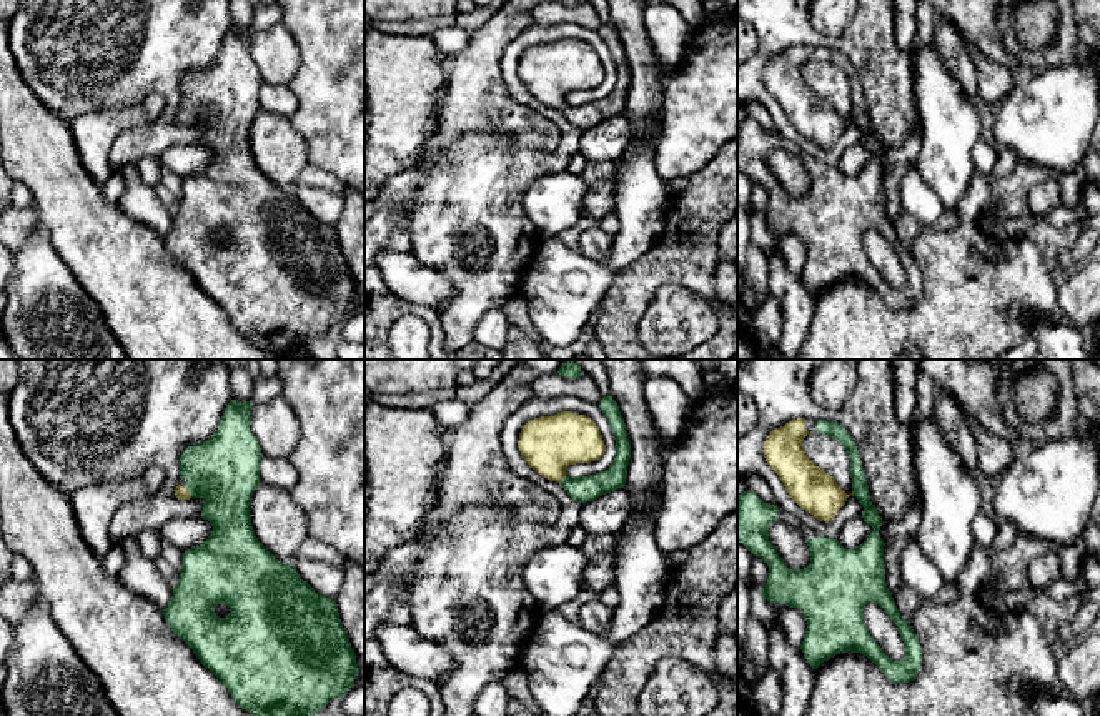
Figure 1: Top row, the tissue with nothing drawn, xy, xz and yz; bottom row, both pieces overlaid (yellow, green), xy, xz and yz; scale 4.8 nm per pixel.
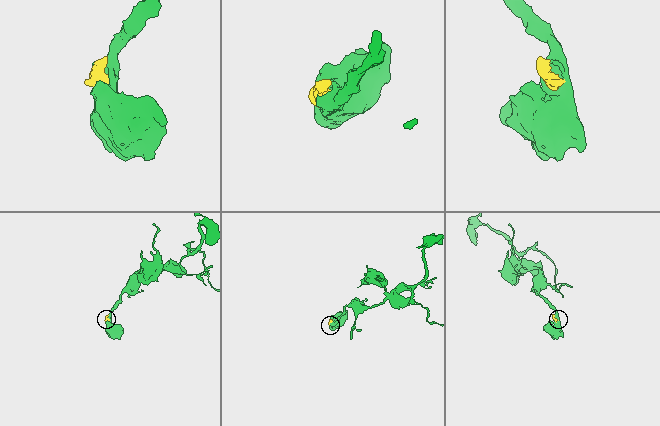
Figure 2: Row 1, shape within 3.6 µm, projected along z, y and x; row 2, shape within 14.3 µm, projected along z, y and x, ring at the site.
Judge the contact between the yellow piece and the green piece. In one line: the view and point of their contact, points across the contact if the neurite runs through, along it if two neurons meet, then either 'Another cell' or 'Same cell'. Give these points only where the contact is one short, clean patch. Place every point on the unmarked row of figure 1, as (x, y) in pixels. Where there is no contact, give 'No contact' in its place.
Touches yellow at xy (188, 120). Path across: xy (182, 120), (188, 120), (213, 97), (225, 97). Same cell

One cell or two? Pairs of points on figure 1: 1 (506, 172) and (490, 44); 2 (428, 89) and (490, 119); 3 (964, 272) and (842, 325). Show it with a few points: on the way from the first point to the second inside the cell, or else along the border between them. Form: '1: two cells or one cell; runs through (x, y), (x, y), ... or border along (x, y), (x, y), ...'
1: two cells; border along (461, 135), (506, 134), (538, 150)
2: two cells; border along (441, 97), (443, 100)
3: one cell; runs through (934, 302), (911, 325), (872, 325)

